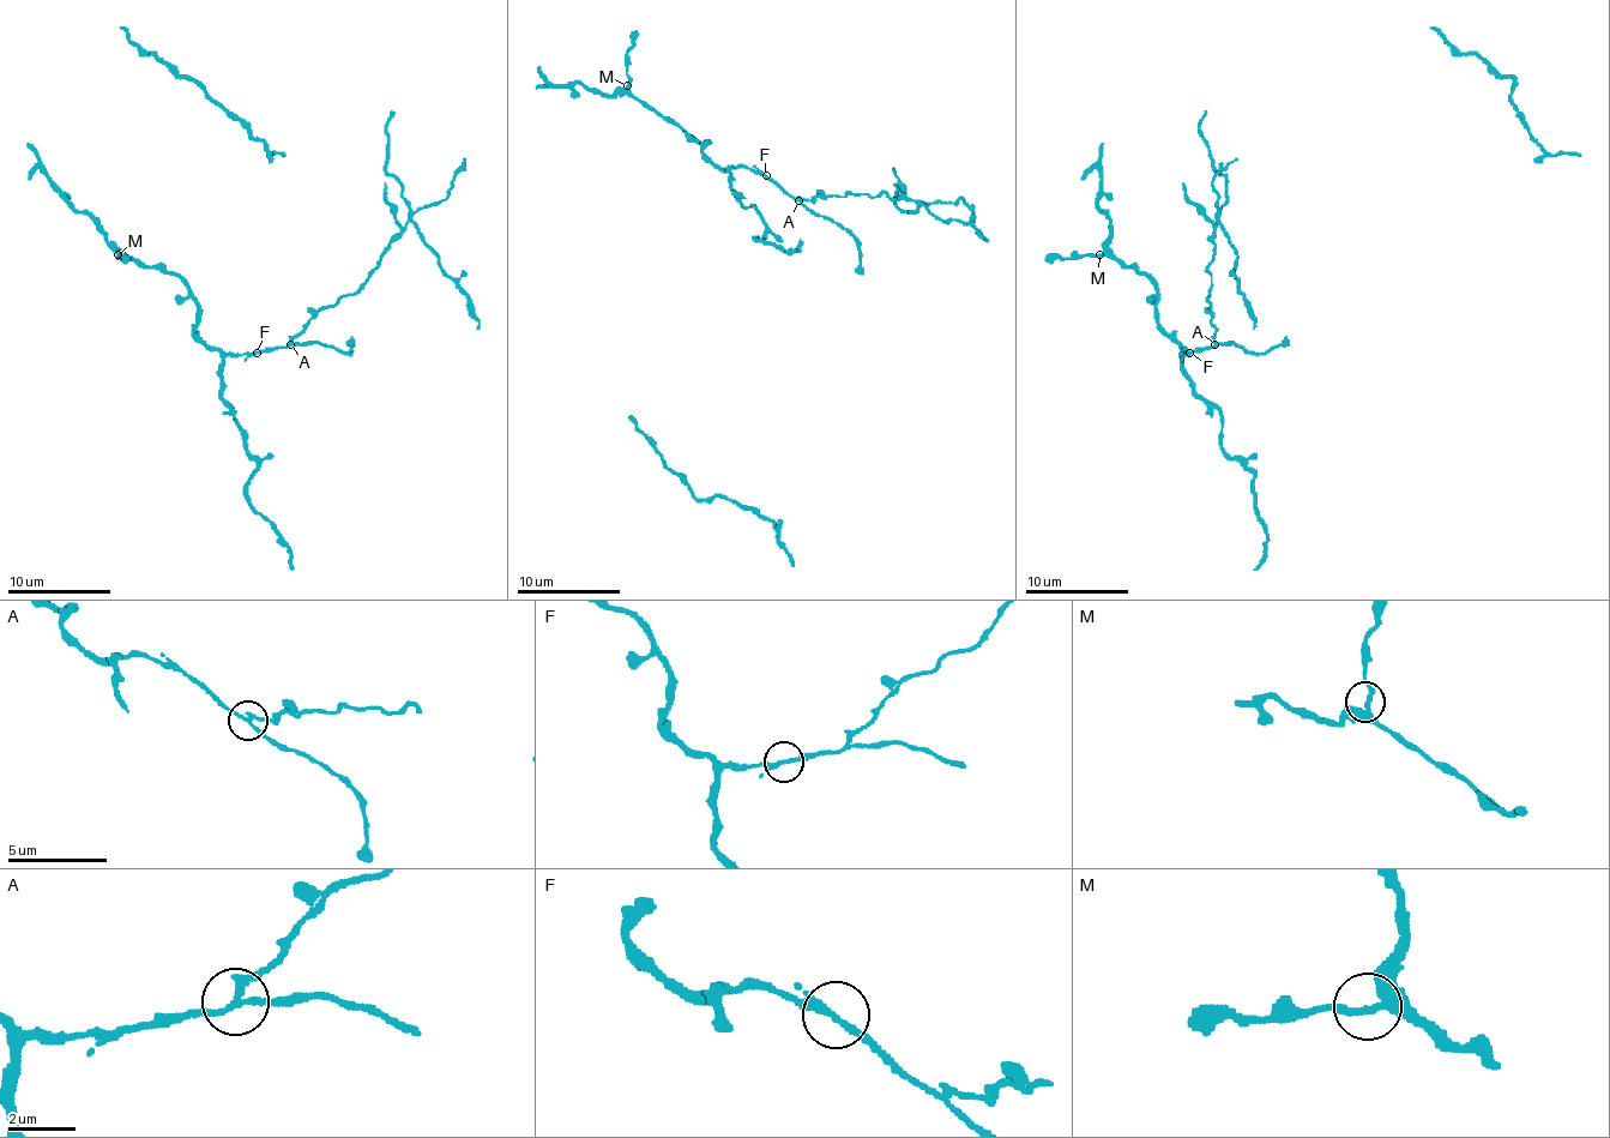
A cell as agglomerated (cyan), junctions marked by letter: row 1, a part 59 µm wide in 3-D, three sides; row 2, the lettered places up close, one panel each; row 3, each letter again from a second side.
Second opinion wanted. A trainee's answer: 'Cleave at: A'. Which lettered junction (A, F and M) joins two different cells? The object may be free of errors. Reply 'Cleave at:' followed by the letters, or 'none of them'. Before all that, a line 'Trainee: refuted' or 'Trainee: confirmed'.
Trainee: confirmed
Cleave at: A

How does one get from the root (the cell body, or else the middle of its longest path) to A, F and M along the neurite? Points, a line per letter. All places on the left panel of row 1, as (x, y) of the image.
A: (350, 339), (350, 353), (319, 342), (290, 344)
F: (350, 339), (350, 353), (319, 342), (265, 347), (257, 353)
M: (350, 339), (350, 353), (308, 342), (221, 355), (196, 335), (198, 301), (178, 275), (118, 254)

